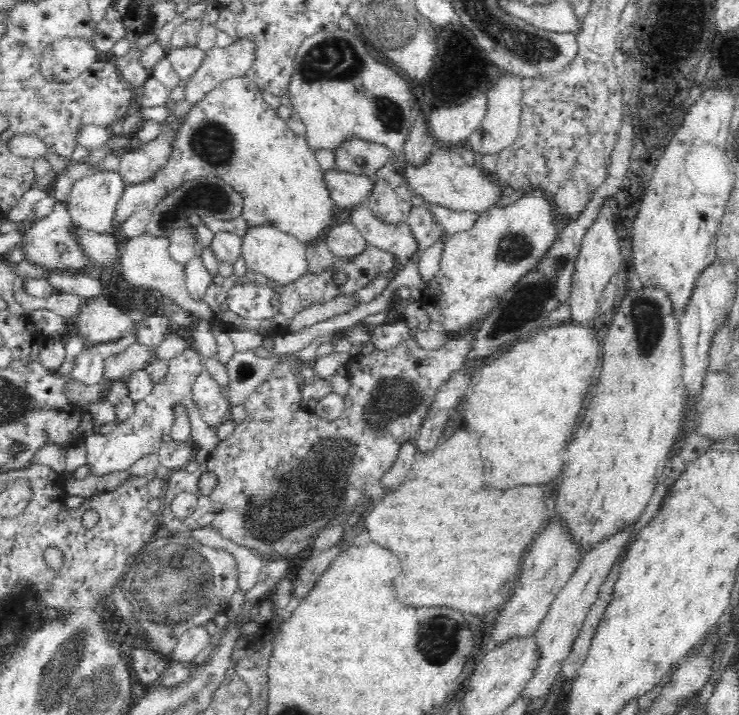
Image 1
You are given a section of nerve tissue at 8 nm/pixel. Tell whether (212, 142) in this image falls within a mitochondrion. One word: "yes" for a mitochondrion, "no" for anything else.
yes

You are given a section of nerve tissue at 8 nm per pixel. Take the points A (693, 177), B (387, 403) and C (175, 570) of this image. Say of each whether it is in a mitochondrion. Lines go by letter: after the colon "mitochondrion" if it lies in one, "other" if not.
A: other
B: mitochondrion
C: mitochondrion

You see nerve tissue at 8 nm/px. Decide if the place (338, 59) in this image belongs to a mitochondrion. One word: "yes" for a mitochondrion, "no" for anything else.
yes

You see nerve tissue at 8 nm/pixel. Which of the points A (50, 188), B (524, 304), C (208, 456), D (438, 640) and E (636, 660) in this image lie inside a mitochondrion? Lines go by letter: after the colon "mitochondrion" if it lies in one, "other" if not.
A: other
B: mitochondrion
C: other
D: mitochondrion
E: other

